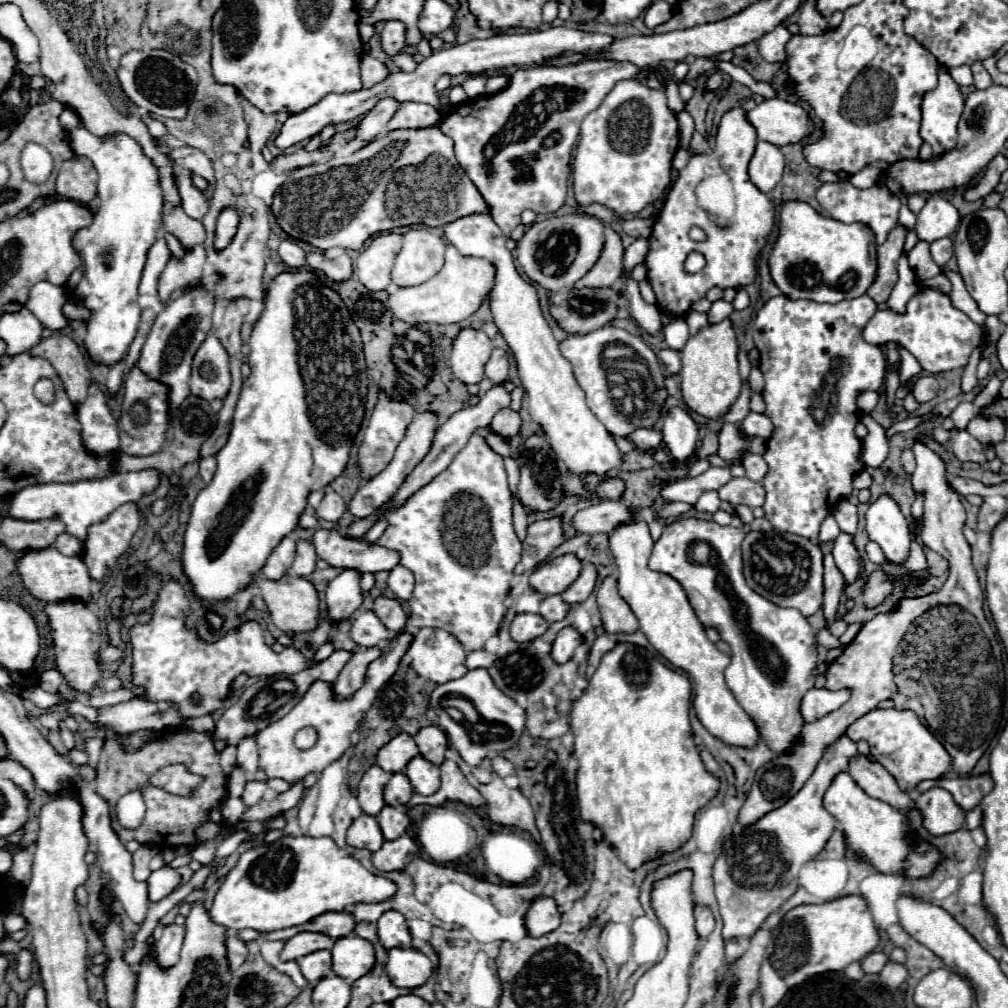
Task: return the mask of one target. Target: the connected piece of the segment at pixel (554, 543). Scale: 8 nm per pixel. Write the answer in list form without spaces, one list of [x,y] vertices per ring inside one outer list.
[[[547,518],[531,524],[527,538],[523,540],[523,554],[519,564],[515,566],[515,574],[535,570],[561,542],[563,542],[561,518]]]

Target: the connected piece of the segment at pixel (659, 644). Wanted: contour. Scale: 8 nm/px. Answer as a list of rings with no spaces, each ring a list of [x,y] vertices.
[[[631,506],[631,518],[633,522],[629,524],[619,524],[611,534],[609,534],[609,548],[611,548],[611,554],[615,558],[615,564],[617,564],[617,584],[619,584],[619,594],[623,596],[623,600],[631,606],[631,610],[635,612],[637,620],[639,620],[639,630],[647,636],[650,644],[653,644],[653,648],[663,656],[667,658],[673,666],[685,670],[693,680],[695,680],[695,700],[693,700],[693,706],[697,710],[697,716],[701,720],[701,724],[713,734],[717,736],[719,740],[725,740],[725,744],[737,744],[737,746],[745,746],[745,748],[751,748],[753,744],[757,744],[759,740],[759,732],[753,724],[753,720],[745,714],[745,710],[737,704],[735,696],[729,692],[727,684],[725,684],[725,668],[729,666],[729,656],[719,652],[717,646],[713,642],[709,642],[709,638],[705,636],[705,628],[703,624],[697,620],[689,600],[687,600],[687,594],[683,590],[683,586],[671,578],[669,574],[661,574],[661,572],[653,572],[647,568],[647,562],[649,562],[649,556],[651,556],[651,550],[653,550],[653,538],[649,534],[649,528],[647,528],[647,522],[645,518],[633,510]]]

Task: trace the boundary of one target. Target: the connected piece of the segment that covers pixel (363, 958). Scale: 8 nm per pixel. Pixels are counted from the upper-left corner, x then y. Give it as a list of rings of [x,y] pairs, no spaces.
[[[359,936],[339,938],[333,946],[333,972],[349,982],[365,976],[375,964],[375,948]]]

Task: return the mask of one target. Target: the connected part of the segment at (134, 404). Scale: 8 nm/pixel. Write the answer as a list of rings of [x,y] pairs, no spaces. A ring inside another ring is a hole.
[[[137,366],[129,372],[125,380],[125,398],[123,398],[123,428],[121,428],[121,450],[131,456],[149,456],[163,448],[169,436],[169,386],[149,378]]]

